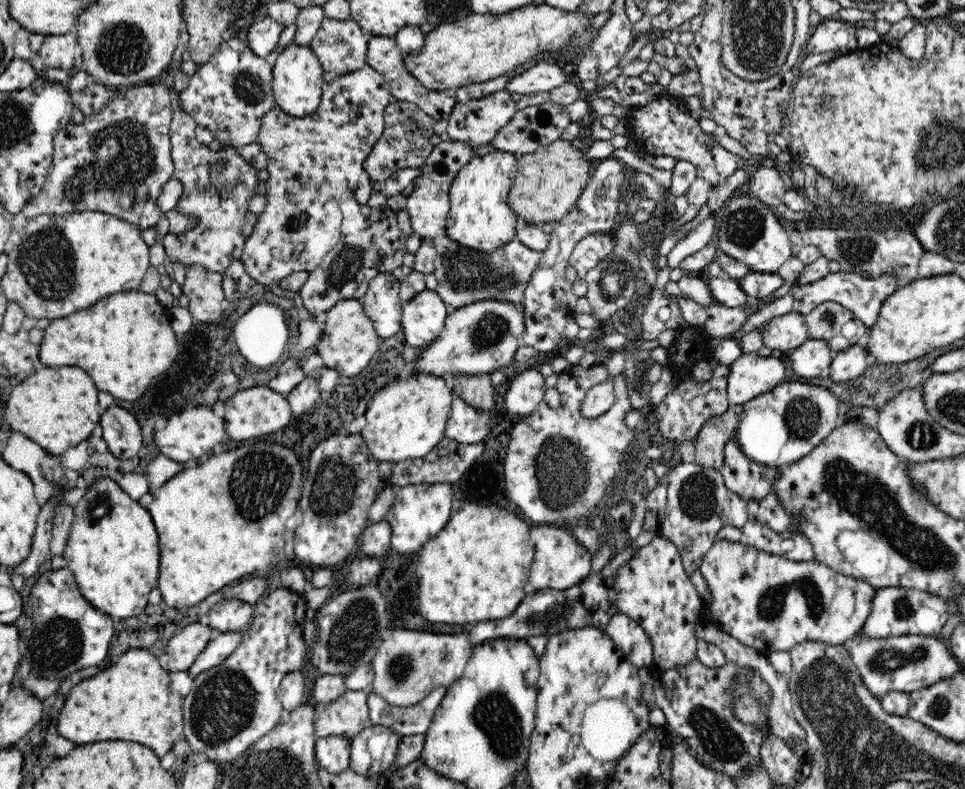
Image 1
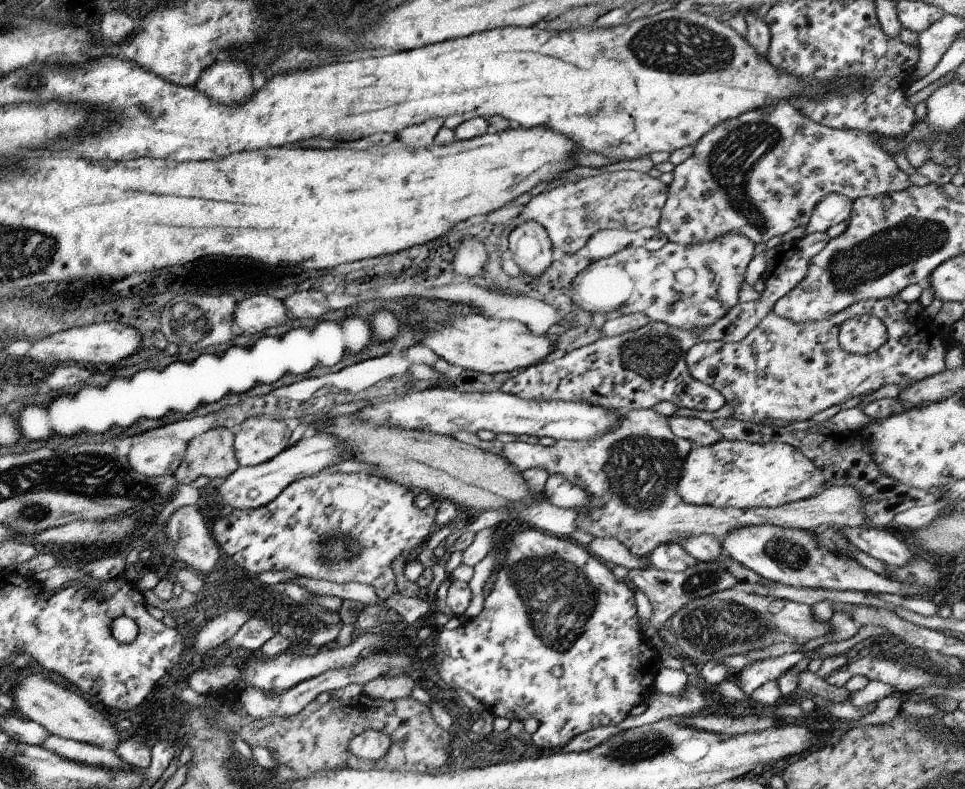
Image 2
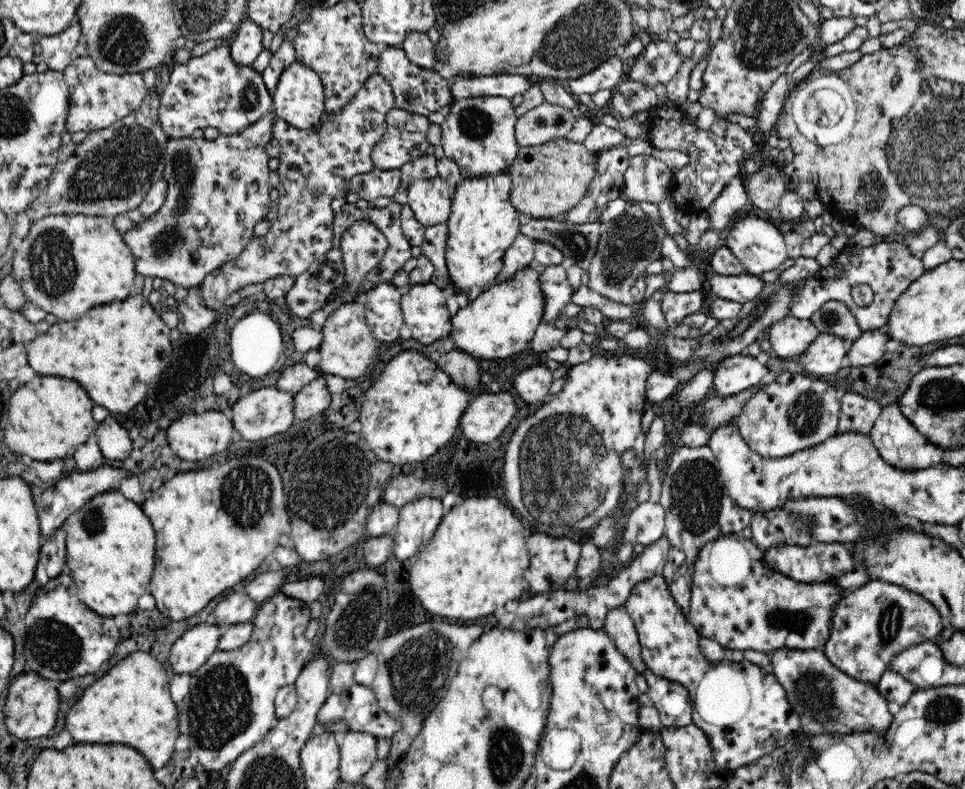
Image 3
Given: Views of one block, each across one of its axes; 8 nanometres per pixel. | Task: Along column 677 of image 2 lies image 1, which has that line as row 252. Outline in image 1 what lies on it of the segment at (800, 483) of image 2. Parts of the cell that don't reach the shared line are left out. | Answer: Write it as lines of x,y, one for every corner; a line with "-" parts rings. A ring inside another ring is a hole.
492,150
480,157
473,157
459,170
448,189
451,202
445,226
448,239
483,254
492,254
516,239
519,216
510,208
507,198
512,180
518,173
518,157
511,152

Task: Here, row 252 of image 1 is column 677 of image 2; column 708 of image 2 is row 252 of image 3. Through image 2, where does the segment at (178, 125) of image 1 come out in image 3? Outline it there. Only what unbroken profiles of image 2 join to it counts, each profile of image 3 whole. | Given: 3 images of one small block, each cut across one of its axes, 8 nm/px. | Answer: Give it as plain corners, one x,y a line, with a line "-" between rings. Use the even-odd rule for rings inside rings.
274,110
268,111
262,118
252,122
248,128
238,134
219,134
213,140
205,137
182,137
169,139
164,156
165,168
163,178
168,183
168,192
164,204
158,212
144,216
144,220
122,234
124,243
130,247
134,257
134,268
142,276
168,280
176,287
186,289
198,287
200,282
220,268
228,260
236,258
244,247
255,237
254,227
274,207
270,199
268,183
268,160
266,144
273,138
273,126
277,116

